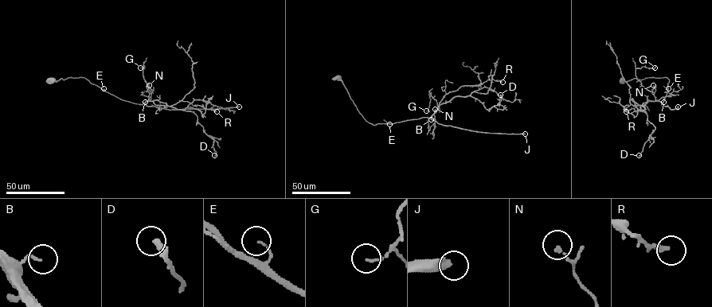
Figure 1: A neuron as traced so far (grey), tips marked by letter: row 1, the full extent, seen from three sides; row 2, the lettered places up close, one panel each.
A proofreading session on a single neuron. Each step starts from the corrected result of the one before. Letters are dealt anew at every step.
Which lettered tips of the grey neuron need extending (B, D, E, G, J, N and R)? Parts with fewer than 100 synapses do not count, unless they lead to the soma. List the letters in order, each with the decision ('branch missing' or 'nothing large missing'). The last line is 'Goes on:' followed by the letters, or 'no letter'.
B: nothing large missing
D: nothing large missing
E: nothing large missing
G: nothing large missing
J: branch missing
N: nothing large missing
R: nothing large missing
Goes on: J

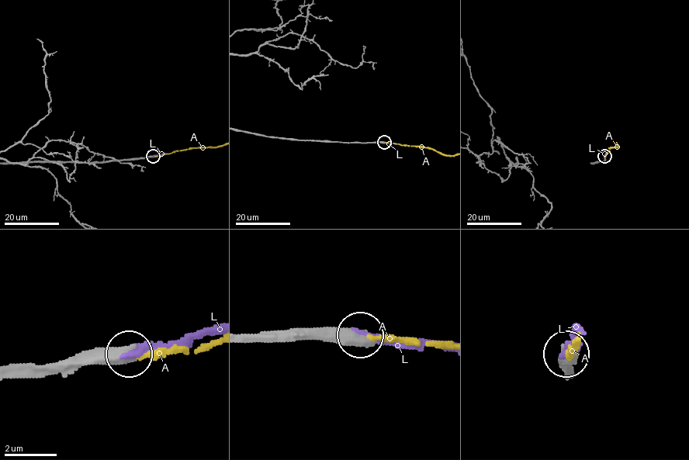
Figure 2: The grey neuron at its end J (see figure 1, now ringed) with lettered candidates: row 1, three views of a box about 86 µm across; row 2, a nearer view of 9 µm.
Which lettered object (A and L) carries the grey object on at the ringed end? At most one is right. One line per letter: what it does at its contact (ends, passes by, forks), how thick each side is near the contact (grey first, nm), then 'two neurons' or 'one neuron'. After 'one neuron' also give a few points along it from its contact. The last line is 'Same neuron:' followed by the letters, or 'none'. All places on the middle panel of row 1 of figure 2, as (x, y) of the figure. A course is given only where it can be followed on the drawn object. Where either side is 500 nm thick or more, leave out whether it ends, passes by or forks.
A: it ends; calibres 480 and 240 nm; two neurons
L: calibres 600 and 320 nm; one neuron; course (385, 143), (396, 143)
Same neuron: L

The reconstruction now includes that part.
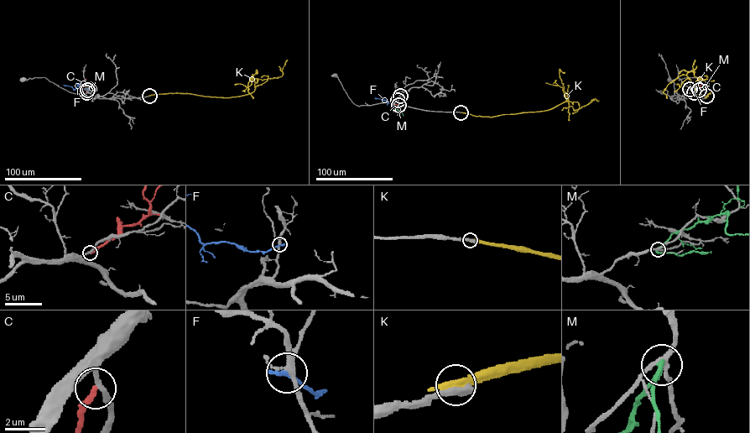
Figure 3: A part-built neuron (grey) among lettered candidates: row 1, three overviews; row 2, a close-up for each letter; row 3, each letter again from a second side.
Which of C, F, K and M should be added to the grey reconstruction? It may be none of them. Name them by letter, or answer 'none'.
none

